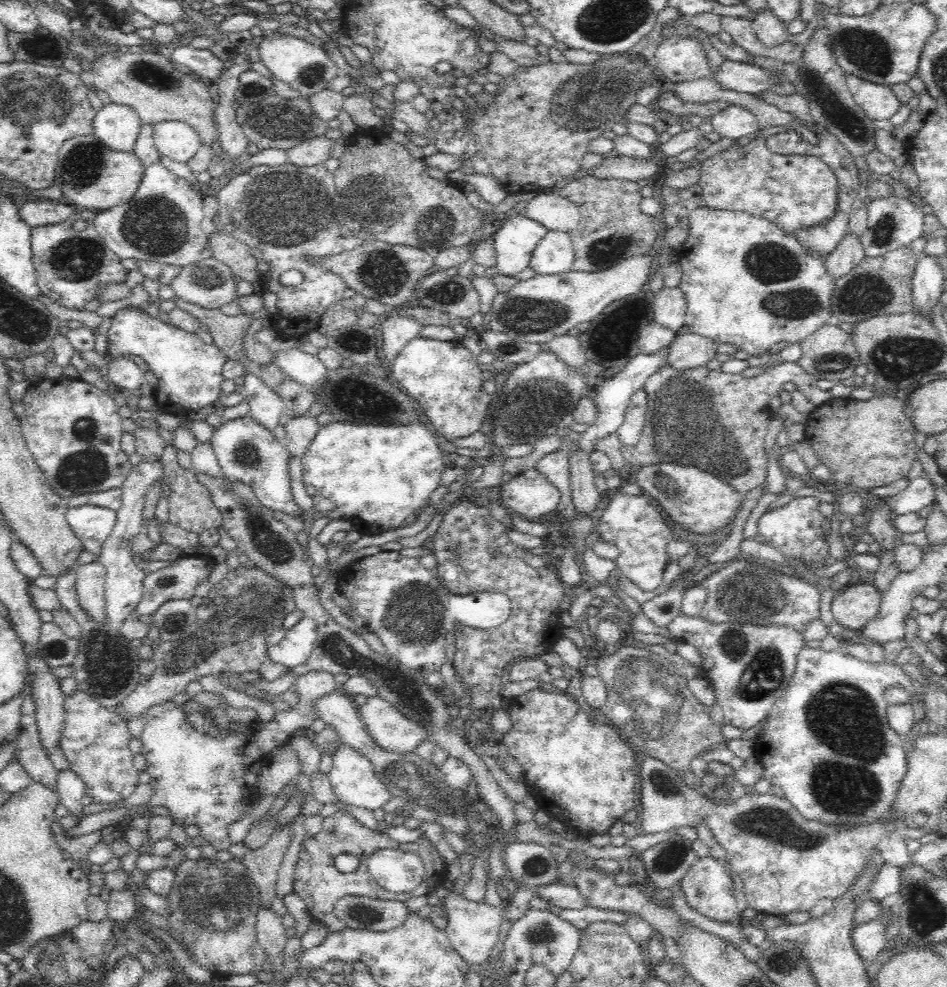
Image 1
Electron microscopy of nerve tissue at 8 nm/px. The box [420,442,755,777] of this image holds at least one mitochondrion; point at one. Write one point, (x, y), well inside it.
(647, 696)

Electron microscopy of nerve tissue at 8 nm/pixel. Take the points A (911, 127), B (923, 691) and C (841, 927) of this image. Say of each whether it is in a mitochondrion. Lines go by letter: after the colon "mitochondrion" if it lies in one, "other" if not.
A: other
B: other
C: other

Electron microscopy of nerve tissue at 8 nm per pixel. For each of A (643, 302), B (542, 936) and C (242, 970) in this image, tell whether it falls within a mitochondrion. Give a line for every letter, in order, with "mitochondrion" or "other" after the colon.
A: other
B: mitochondrion
C: other

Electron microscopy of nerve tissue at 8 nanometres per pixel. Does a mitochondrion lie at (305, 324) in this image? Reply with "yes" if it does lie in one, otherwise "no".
no

